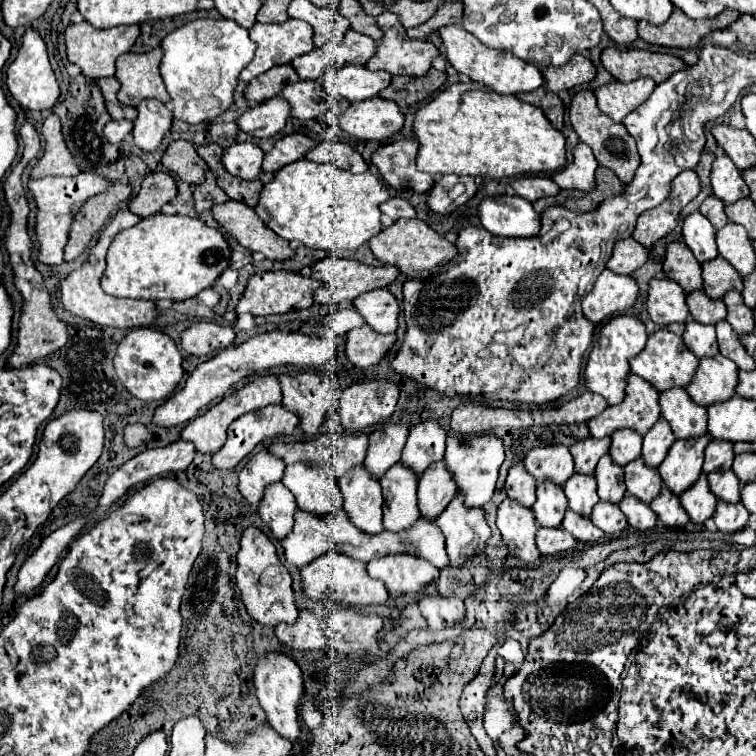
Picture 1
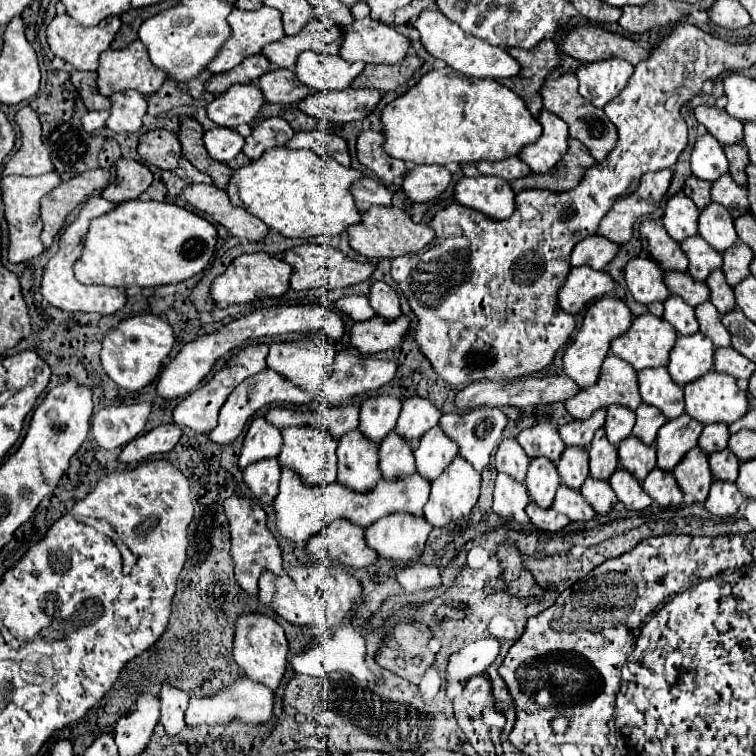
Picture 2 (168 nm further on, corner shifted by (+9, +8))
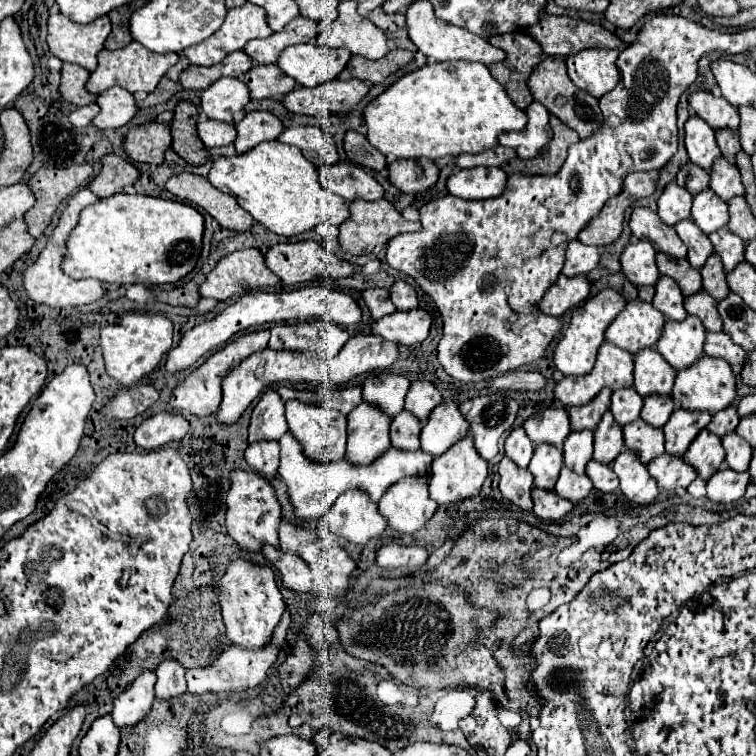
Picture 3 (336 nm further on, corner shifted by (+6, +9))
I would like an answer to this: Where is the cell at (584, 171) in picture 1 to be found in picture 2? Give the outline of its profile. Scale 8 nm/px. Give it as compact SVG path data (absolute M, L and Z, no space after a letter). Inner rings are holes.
M541 110L537 120L543 126L543 134L533 144L527 144L519 152L519 158L531 166L533 172L547 172L565 156L569 128L549 110Z

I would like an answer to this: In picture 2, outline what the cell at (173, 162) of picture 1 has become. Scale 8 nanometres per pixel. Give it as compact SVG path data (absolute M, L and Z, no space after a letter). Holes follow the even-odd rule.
M149 130L149 132L141 134L137 154L145 162L149 162L161 170L173 170L173 168L177 168L177 162L181 158L181 146L173 132Z

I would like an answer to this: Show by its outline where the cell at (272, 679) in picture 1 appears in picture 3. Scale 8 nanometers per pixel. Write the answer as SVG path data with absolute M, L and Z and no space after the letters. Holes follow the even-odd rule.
M236 559L228 565L226 575L220 581L220 605L226 625L226 637L244 649L264 649L272 643L274 629L284 615L284 601L276 587L274 571L270 567L258 567L244 559Z

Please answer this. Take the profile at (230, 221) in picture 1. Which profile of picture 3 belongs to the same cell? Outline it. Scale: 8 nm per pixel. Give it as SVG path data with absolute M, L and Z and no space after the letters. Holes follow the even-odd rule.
M182 173L182 175L170 177L166 183L166 189L172 195L210 213L224 229L244 233L254 225L254 217L250 217L250 213L242 209L234 197L210 185L206 177Z

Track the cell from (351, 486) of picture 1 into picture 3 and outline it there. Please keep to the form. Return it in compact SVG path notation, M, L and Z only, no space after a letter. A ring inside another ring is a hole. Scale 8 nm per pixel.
M362 403L358 409L354 409L348 415L348 445L346 445L346 461L352 465L372 465L374 461L378 461L390 447L390 437L388 437L388 429L390 429L390 417L382 415L380 409L376 409L370 403Z

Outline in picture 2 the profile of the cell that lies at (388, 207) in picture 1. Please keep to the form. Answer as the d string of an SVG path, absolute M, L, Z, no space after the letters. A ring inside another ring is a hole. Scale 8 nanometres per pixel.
M363 174L359 182L351 184L351 196L355 198L355 204L363 210L365 206L391 206L391 192L375 178Z

